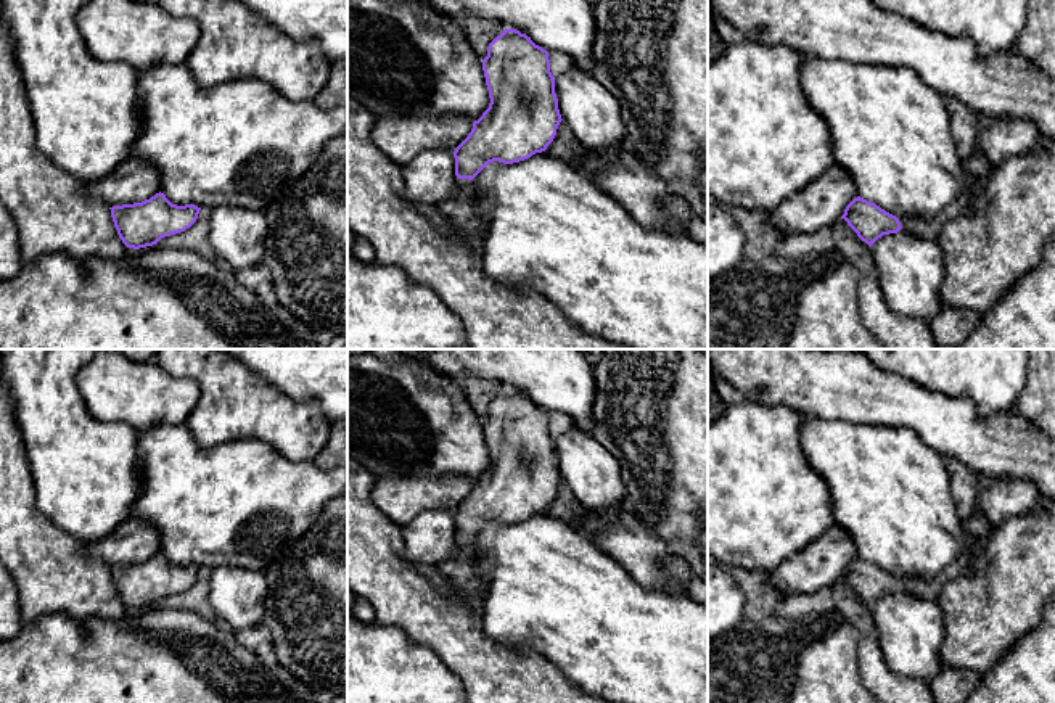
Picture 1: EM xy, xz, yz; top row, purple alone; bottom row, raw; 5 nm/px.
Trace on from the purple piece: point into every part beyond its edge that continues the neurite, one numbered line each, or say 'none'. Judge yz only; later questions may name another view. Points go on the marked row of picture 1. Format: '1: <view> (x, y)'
1: yz (977, 164)

